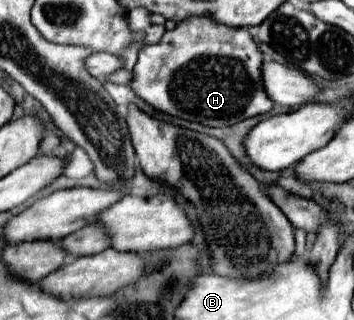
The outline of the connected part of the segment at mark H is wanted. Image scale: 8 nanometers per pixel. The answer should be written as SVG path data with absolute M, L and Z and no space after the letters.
M189 17L181 21L173 31L165 31L159 43L141 47L137 65L133 69L131 87L141 99L145 99L149 105L163 113L187 121L197 121L209 127L227 127L235 125L241 119L271 111L273 101L269 101L269 97L265 95L261 83L261 65L263 53L259 51L247 29L227 27L213 17Z

